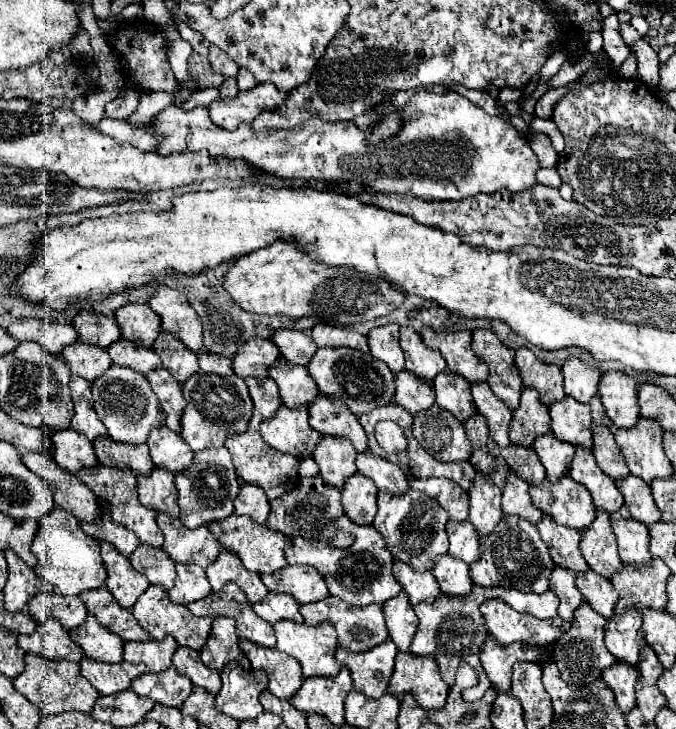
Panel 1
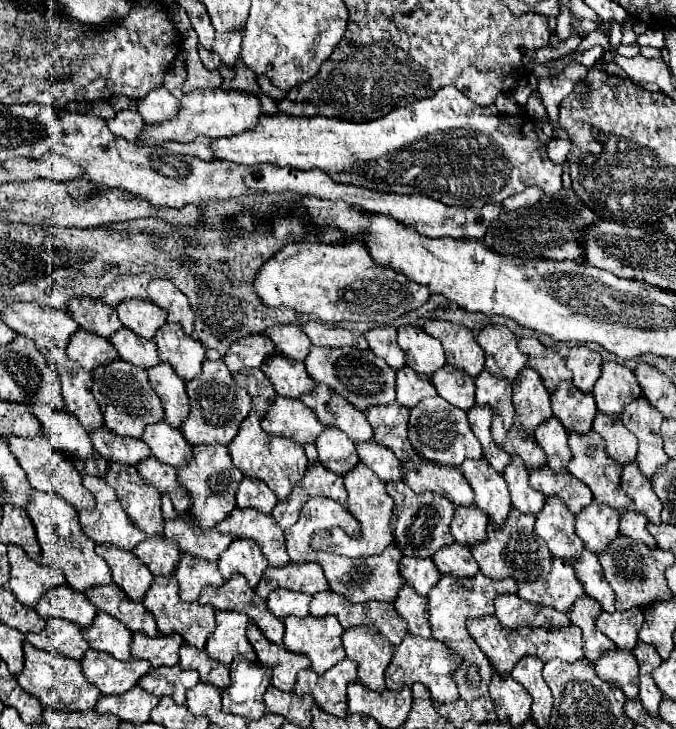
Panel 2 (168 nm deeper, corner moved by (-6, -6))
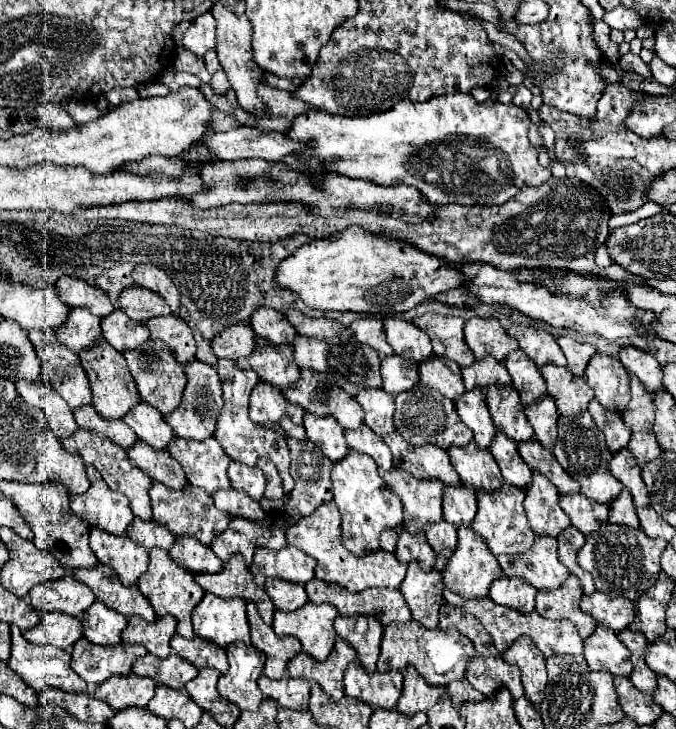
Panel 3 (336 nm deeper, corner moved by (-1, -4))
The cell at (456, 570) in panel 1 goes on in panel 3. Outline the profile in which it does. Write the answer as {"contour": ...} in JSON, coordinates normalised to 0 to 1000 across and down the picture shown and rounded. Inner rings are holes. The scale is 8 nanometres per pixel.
{"contour":[[[649,713],[641,719],[632,719],[629,724],[632,741],[635,746],[641,746],[641,754],[646,760],[646,771],[643,771],[643,782],[658,782],[667,760],[673,757],[676,749],[676,722],[664,719],[661,713]]]}

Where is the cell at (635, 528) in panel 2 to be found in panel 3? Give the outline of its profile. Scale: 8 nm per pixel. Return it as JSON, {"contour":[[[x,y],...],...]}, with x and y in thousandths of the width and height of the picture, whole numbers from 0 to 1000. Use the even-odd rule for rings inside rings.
{"contour":[[[922,669],[919,678],[904,689],[904,694],[901,694],[901,716],[945,724],[942,702],[939,702],[939,694],[936,694],[936,686],[933,686],[928,669]]]}

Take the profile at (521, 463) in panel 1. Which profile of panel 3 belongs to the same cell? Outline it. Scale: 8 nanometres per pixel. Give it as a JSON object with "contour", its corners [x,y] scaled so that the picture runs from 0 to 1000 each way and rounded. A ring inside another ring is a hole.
{"contour":[[[720,529],[720,557],[732,584],[747,590],[753,601],[771,606],[791,598],[774,565],[768,538],[759,529]]]}

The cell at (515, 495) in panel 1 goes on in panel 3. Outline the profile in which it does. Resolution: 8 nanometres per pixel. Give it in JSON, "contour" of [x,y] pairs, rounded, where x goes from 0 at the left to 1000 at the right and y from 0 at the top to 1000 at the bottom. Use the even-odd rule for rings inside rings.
{"contour":[[[735,590],[723,620],[729,623],[732,634],[741,642],[741,650],[747,658],[753,658],[756,664],[777,669],[786,658],[786,642],[771,631],[768,620],[765,620],[765,606],[756,604],[747,593]]]}

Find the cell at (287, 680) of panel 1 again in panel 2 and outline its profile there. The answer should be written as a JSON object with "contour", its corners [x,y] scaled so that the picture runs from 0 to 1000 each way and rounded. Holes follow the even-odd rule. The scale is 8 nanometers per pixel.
{"contour":[[[367,856],[367,878],[382,905],[402,919],[402,941],[420,949],[432,949],[438,938],[438,925],[459,916],[459,905],[447,897],[426,894],[417,886],[405,886],[399,878],[382,870],[382,861],[376,856]]]}

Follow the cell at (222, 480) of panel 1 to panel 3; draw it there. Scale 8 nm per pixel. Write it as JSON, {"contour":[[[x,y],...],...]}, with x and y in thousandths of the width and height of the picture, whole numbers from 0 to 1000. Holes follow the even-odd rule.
{"contour":[[[259,601],[250,606],[247,617],[268,636],[277,658],[286,667],[303,669],[303,675],[309,678],[315,678],[321,669],[342,667],[342,658],[336,653],[342,628],[318,601],[306,601],[297,606]]]}

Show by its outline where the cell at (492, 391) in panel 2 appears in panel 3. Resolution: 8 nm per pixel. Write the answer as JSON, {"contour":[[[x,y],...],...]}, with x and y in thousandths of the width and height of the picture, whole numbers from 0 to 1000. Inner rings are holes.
{"contour":[[[717,488],[714,494],[703,494],[697,502],[685,505],[685,524],[691,535],[700,535],[703,529],[723,529],[723,527],[735,527],[735,529],[747,529],[756,527],[756,516],[747,505],[744,497],[732,494],[729,488]]]}

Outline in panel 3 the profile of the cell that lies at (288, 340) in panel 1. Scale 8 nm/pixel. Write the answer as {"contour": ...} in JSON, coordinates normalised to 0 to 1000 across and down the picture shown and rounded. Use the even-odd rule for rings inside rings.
{"contour":[[[380,422],[371,431],[371,450],[377,458],[395,464],[404,472],[430,472],[433,461],[439,458],[428,439],[404,422]]]}

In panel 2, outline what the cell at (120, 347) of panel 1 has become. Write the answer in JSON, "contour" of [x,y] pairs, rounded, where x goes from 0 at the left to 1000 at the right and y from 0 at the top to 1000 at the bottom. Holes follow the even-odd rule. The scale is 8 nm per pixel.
{"contour":[[[180,450],[180,453],[169,455],[163,461],[163,469],[169,472],[169,477],[175,480],[175,488],[183,497],[192,497],[192,499],[207,502],[207,505],[222,505],[222,502],[231,502],[237,497],[228,469],[204,464],[189,450]]]}

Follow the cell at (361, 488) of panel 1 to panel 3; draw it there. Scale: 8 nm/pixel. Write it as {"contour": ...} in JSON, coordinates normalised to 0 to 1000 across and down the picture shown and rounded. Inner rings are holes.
{"contour":[[[522,617],[507,631],[496,634],[490,645],[490,658],[496,691],[507,711],[504,727],[510,752],[516,752],[516,757],[522,757],[525,763],[540,763],[543,757],[558,754],[561,733],[567,730],[567,724],[584,724],[590,716],[596,716],[596,697],[590,680],[581,678],[581,672],[567,661],[555,634],[546,626]]]}

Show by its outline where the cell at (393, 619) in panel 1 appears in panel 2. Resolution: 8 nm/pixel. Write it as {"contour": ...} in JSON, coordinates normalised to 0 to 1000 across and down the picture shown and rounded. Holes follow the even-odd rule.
{"contour":[[[598,804],[583,826],[586,840],[592,848],[604,856],[604,870],[618,872],[624,856],[630,856],[630,875],[636,875],[633,867],[633,842],[630,842],[630,820],[618,818],[609,804]]]}

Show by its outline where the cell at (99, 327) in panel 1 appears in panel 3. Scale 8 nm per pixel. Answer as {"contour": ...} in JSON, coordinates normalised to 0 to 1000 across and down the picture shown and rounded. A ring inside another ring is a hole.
{"contour":[[[90,379],[81,390],[90,412],[105,420],[105,422],[114,422],[114,420],[126,420],[132,422],[138,431],[143,431],[146,436],[155,436],[161,428],[167,428],[167,420],[158,409],[158,403],[143,395],[143,392],[135,392],[129,390],[126,384],[120,381],[108,381],[108,379]]]}

